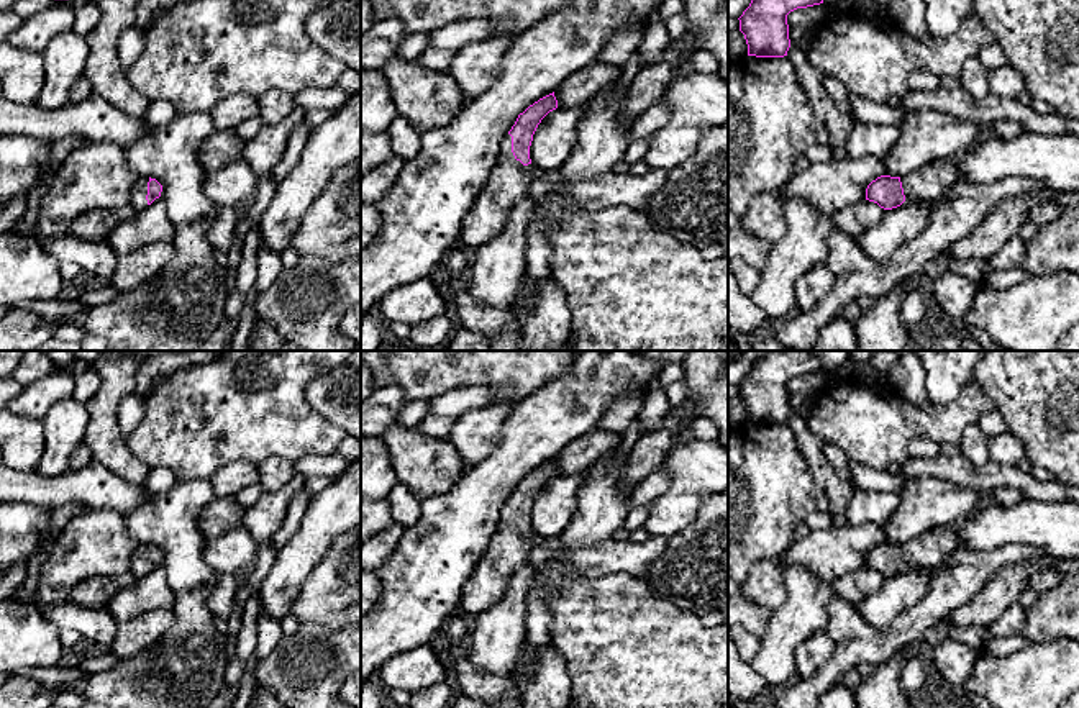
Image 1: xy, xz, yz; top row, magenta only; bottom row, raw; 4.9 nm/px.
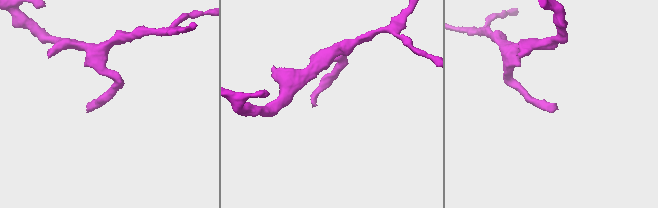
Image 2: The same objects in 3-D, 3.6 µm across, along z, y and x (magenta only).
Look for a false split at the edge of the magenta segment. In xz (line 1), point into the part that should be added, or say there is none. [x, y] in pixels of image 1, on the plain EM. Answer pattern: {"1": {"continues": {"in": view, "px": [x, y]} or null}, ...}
{"1": {"continues": {"in": "xz", "px": [509, 549]}}}

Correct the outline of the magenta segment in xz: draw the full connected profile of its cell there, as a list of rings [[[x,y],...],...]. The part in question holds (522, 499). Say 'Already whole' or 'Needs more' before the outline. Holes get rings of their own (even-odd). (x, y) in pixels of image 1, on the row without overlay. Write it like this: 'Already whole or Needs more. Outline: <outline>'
Needs more. Outline: [[[554,459],[518,482],[500,513],[500,526],[474,574],[462,587],[459,613],[467,620],[497,603],[513,574],[530,564],[530,546],[538,534],[530,526],[533,502],[541,487],[558,475]]]

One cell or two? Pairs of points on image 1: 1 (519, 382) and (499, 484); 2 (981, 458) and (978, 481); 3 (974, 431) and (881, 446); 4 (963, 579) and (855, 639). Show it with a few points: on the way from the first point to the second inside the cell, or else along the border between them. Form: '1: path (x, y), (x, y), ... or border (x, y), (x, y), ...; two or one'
1: border (545, 384), (512, 408); two
2: border (960, 453), (979, 466), (989, 461); two
3: border (976, 423), (965, 430), (958, 444); two
4: path (937, 603), (894, 638), (881, 639); one

